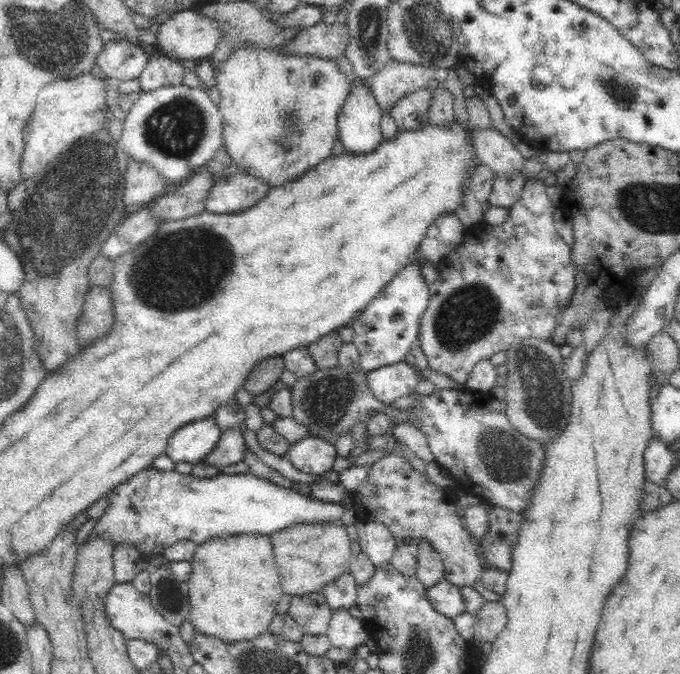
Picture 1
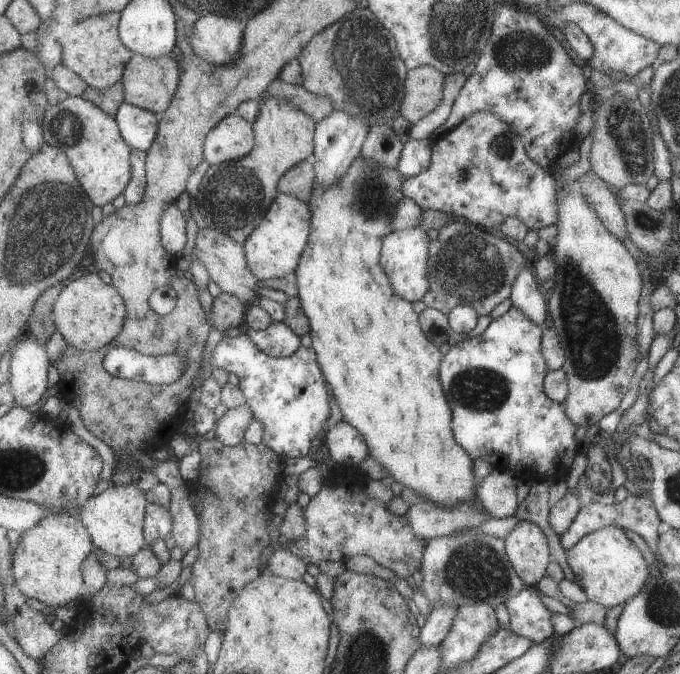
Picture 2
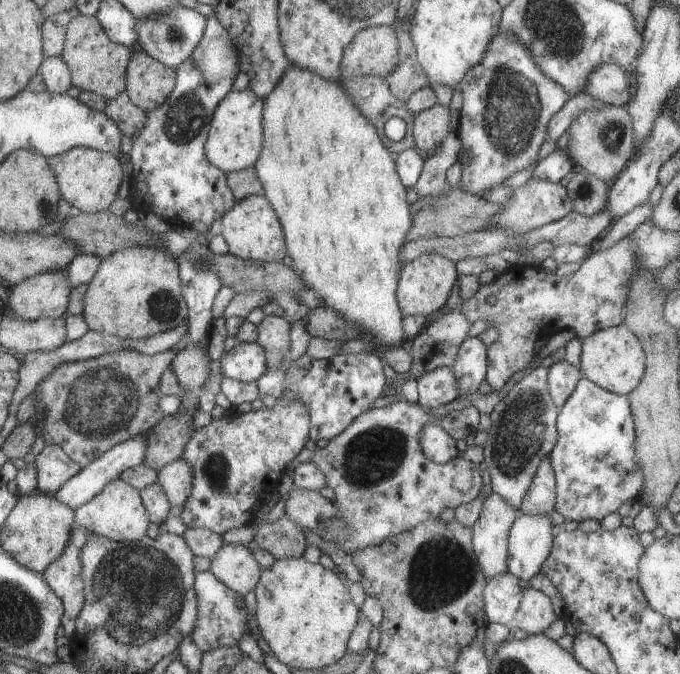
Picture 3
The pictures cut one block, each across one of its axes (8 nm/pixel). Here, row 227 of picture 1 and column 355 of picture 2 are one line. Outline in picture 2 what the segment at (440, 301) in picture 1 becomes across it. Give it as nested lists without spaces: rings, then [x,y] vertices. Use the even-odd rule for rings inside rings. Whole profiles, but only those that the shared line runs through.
[[[339,466],[335,472],[326,474],[322,490],[313,496],[304,509],[306,532],[302,538],[288,542],[286,548],[290,549],[304,564],[318,564],[320,561],[340,561],[347,558],[367,556],[375,561],[375,566],[384,566],[396,572],[400,578],[407,579],[413,576],[417,569],[422,568],[422,559],[427,541],[418,538],[408,524],[405,515],[392,514],[385,502],[374,500],[366,496],[369,479],[359,467]]]

